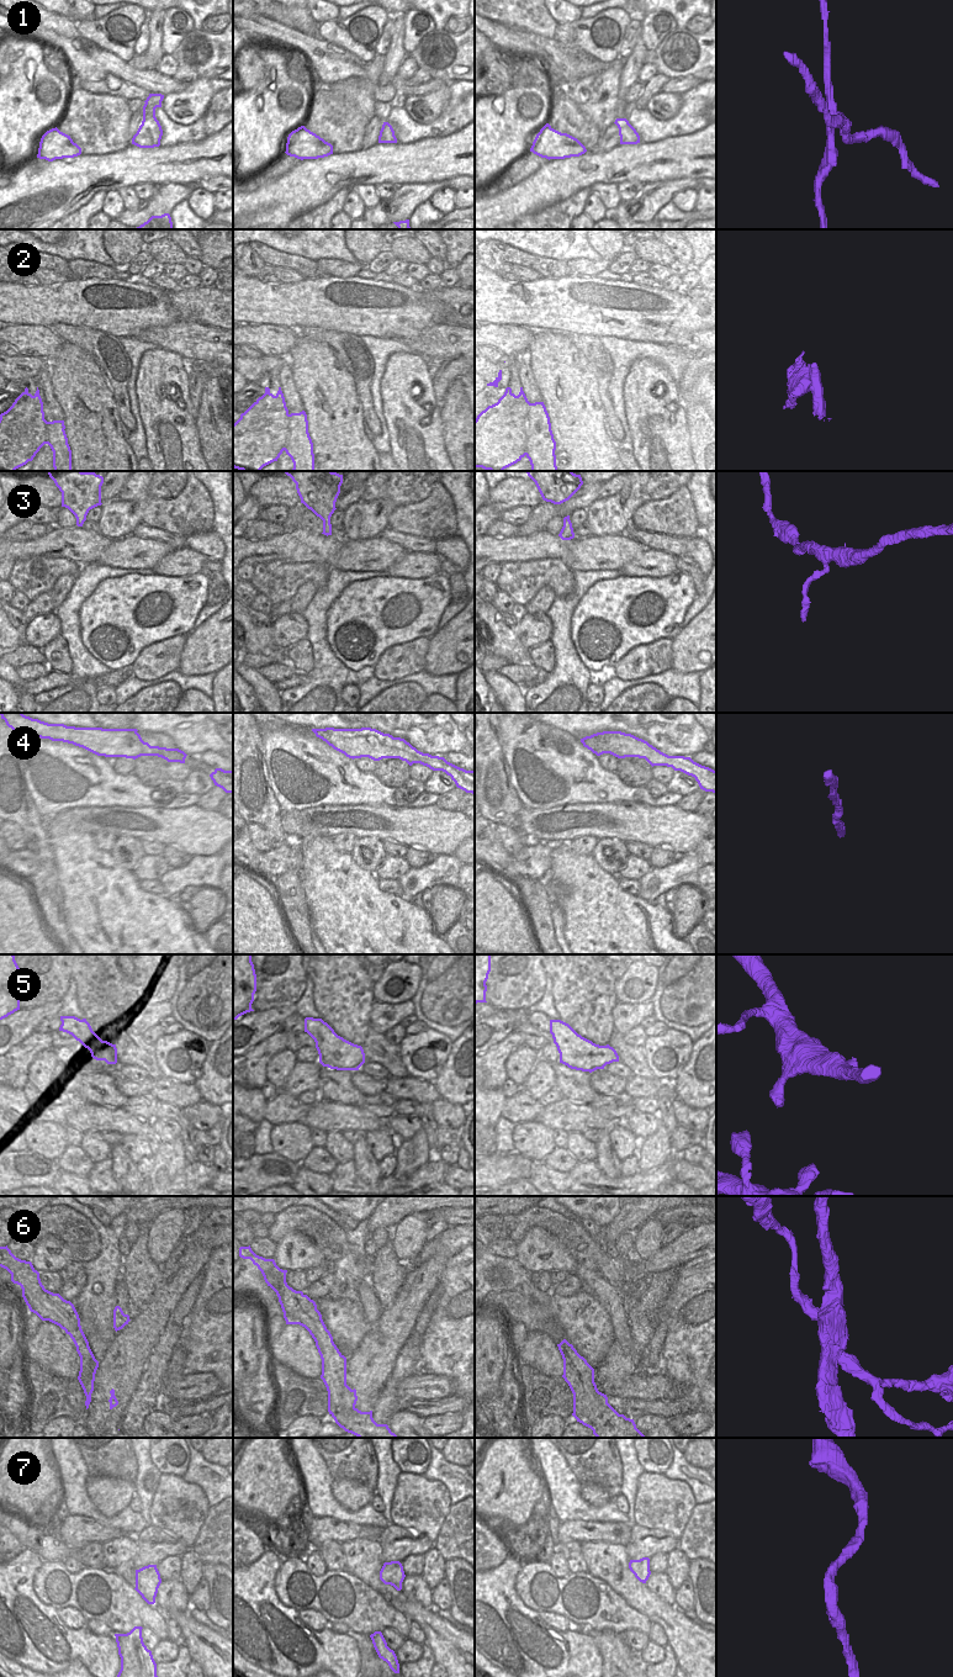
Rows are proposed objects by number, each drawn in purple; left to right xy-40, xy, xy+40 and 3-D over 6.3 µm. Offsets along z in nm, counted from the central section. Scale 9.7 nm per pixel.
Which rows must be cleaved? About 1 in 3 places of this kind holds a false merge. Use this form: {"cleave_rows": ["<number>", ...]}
{"cleave_rows": ["1", "2", "6"]}

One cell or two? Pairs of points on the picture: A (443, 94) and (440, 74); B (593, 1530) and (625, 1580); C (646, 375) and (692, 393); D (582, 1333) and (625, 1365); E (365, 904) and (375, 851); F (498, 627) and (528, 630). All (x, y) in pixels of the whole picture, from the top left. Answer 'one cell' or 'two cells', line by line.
A: two cells
B: two cells
C: one cell
D: two cells
E: two cells
F: two cells

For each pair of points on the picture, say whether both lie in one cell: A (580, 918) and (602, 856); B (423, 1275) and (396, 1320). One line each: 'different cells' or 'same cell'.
A: different cells
B: same cell

